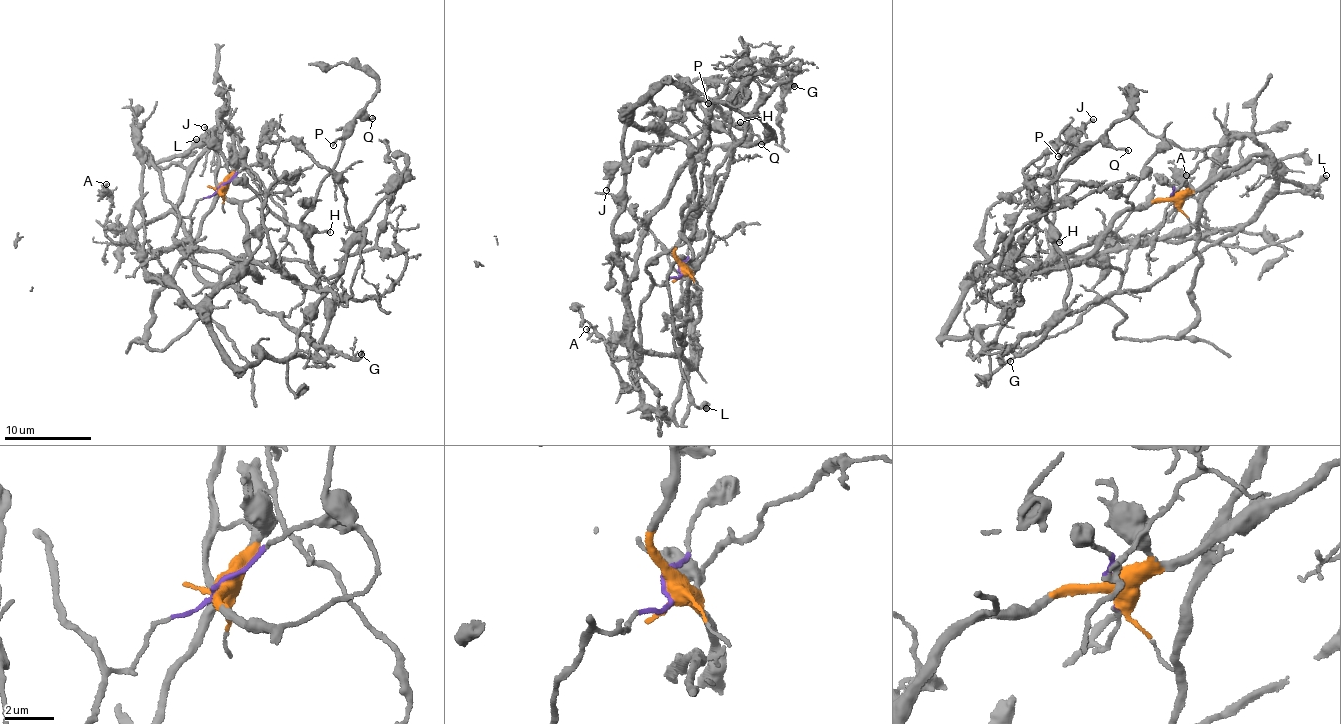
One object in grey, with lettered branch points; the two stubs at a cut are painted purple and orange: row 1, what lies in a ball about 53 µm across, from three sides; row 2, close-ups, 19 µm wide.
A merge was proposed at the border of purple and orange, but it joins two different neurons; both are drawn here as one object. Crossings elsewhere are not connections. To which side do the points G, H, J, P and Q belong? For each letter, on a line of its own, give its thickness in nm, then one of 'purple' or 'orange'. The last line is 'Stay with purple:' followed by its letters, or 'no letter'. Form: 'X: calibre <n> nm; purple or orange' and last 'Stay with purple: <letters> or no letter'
G: calibre 100 nm; purple
H: calibre 160 nm; orange
J: calibre 180 nm; orange
P: calibre 120 nm; orange
Q: calibre 140 nm; orange
Stay with purple: G

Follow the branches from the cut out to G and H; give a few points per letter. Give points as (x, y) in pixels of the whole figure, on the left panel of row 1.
G: (220, 187), (174, 241), (219, 281), (174, 342), (141, 341), (154, 292), (191, 245), (213, 285), (360, 354)
H: (220, 187), (258, 275), (208, 302), (239, 367), (312, 356), (308, 236), (330, 232)

